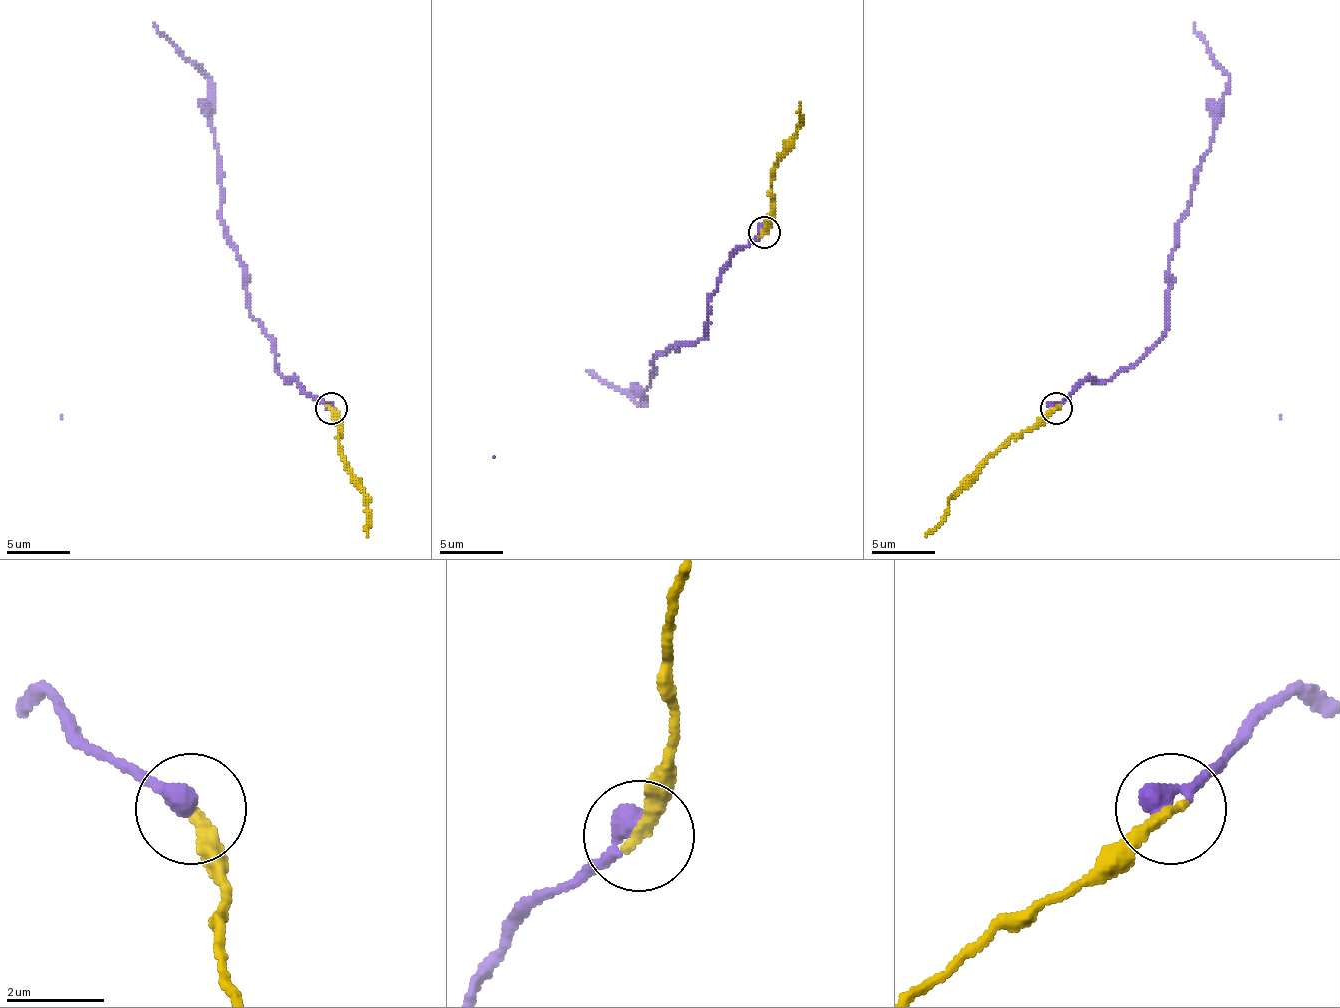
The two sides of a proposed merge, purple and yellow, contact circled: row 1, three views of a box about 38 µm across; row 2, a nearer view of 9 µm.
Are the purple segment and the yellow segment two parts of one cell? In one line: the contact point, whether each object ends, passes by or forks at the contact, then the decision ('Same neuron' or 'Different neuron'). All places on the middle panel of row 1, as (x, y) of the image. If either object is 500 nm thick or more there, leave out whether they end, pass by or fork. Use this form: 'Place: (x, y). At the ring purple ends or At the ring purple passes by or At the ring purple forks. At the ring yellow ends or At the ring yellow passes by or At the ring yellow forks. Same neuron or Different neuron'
Place: (764, 232). At the ring purple ends. At the ring yellow ends. Same neuron

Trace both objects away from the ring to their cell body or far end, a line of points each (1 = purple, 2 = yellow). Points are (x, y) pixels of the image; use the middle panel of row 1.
1: (765, 230), (726, 262), (707, 297), (707, 326), (698, 342), (653, 358), (640, 406), (586, 370)
2: (765, 233), (771, 205), (771, 169), (800, 125), (800, 102)

